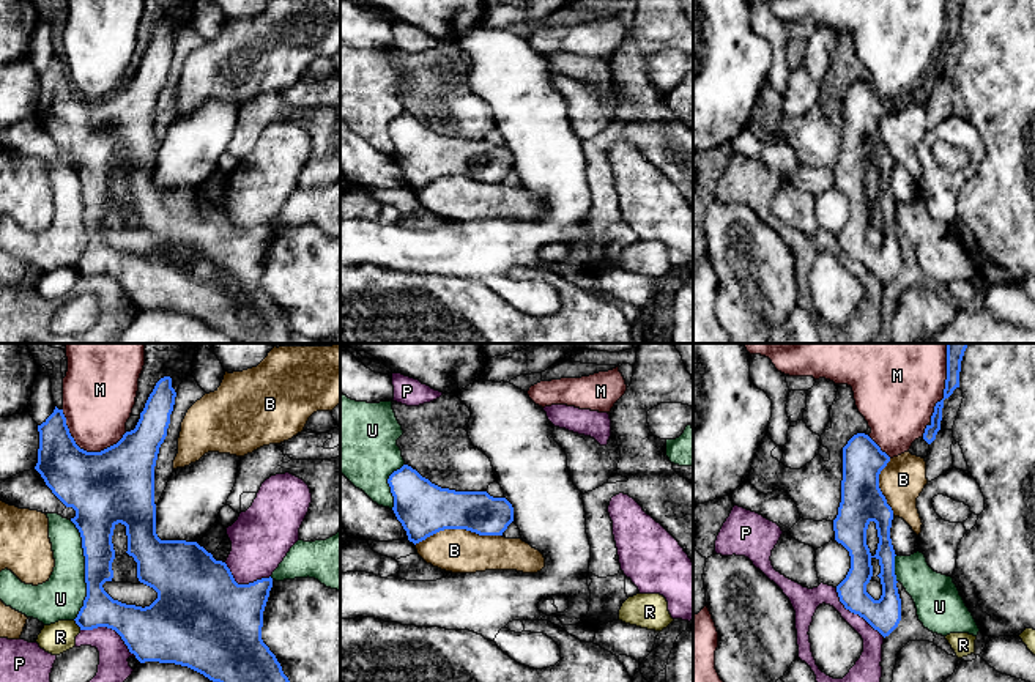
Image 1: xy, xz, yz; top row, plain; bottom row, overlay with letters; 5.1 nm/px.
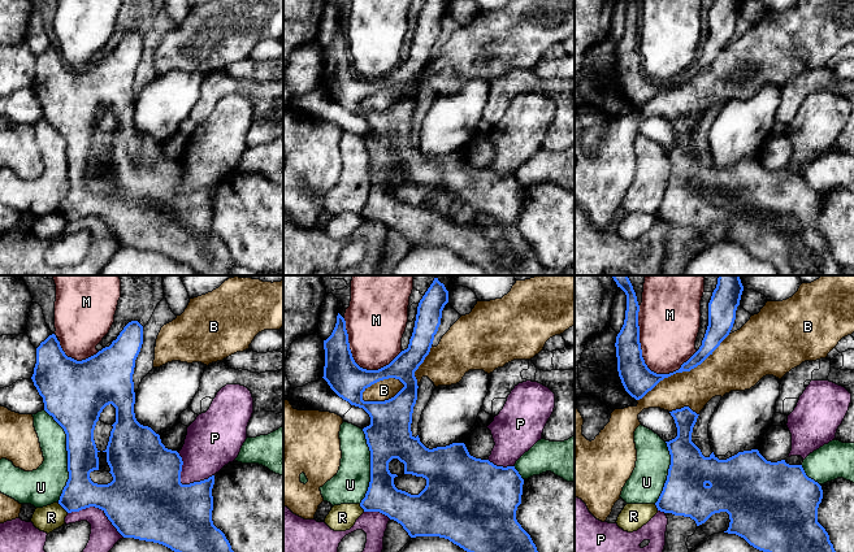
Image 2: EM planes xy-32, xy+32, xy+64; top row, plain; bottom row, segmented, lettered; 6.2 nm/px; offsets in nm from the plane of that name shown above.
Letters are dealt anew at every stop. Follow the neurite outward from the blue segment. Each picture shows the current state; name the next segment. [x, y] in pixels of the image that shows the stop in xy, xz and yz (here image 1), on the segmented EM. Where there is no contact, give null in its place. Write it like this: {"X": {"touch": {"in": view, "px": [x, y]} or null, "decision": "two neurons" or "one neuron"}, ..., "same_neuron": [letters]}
{"B": {"touch": {"in": "xz", "px": [457, 528]}, "decision": "two neurons"}, "M": {"touch": {"in": "xy", "px": [85, 451]}, "decision": "two neurons"}, "P": {"touch": {"in": "xy", "px": [111, 627]}, "decision": "two neurons"}, "R": {"touch": {"in": "xy", "px": [76, 622]}, "decision": "two neurons"}, "U": {"touch": {"in": "xy", "px": [85, 570]}, "decision": "two neurons"}, "same_neuron": []}

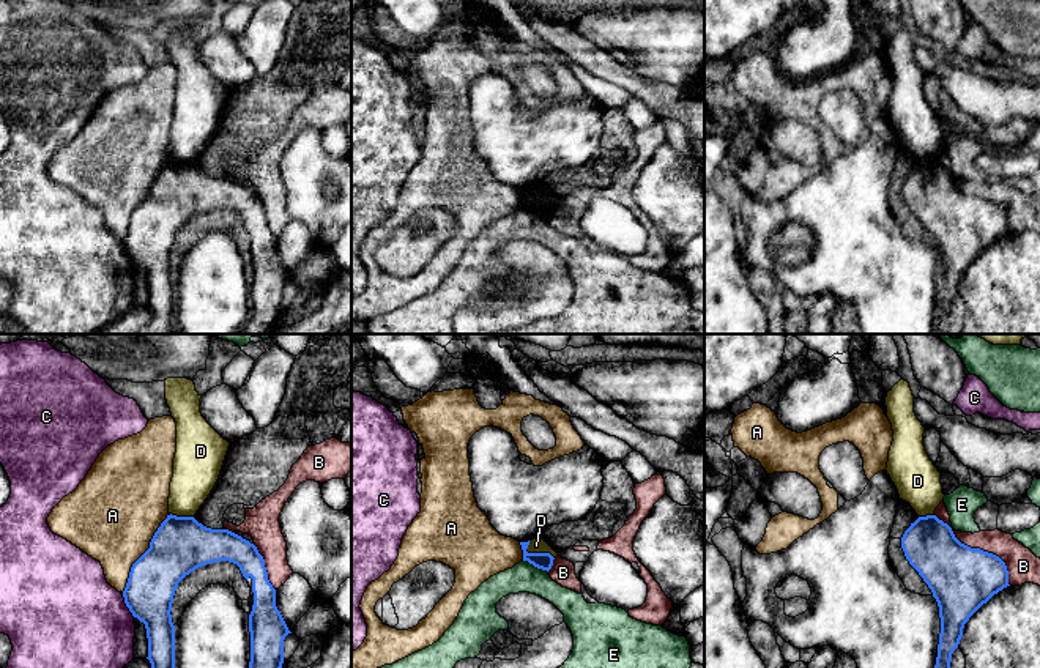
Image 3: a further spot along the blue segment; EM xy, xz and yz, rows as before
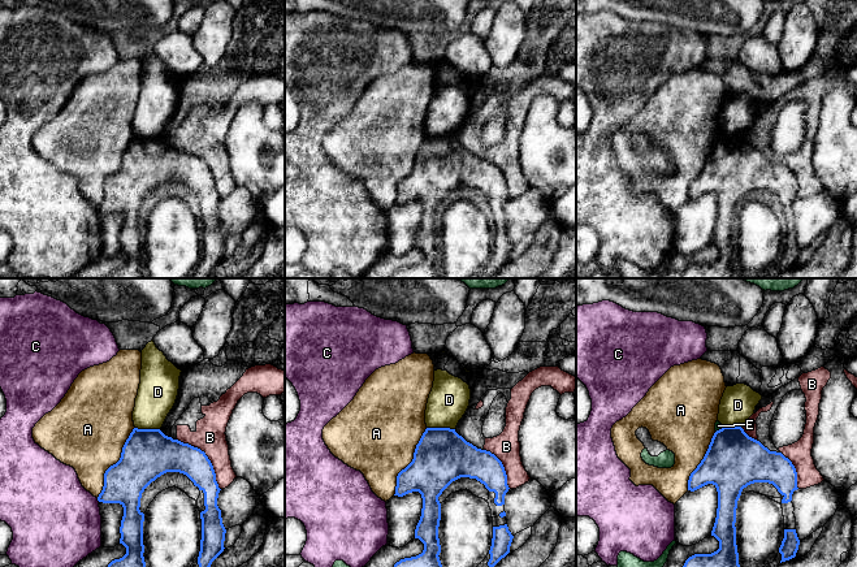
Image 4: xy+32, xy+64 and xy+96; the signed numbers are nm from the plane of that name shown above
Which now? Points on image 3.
{"A": {"touch": {"in": "xy", "px": [144, 553]}, "decision": "two neurons"}, "B": {"touch": {"in": "yz", "px": [979, 549]}, "decision": "two neurons"}, "C": {"touch": {"in": "xy", "px": [126, 605]}, "decision": "two neurons"}, "D": {"touch": {"in": "xz", "px": [536, 553]}, "decision": "two neurons"}, "E": {"touch": {"in": "xz", "px": [534, 566]}, "decision": "two neurons"}, "same_neuron": []}

